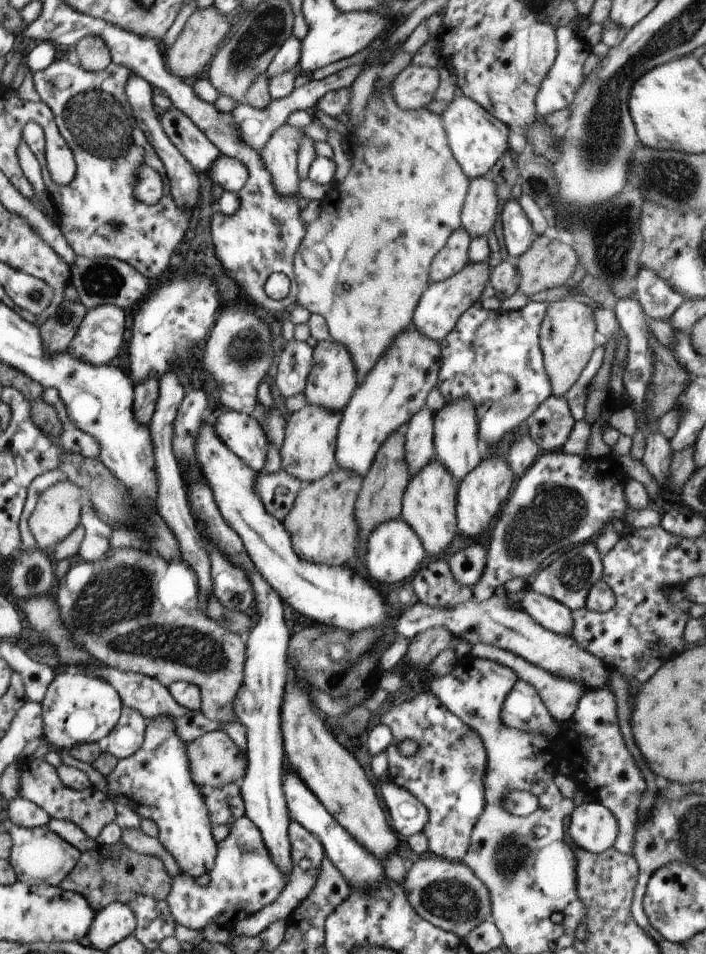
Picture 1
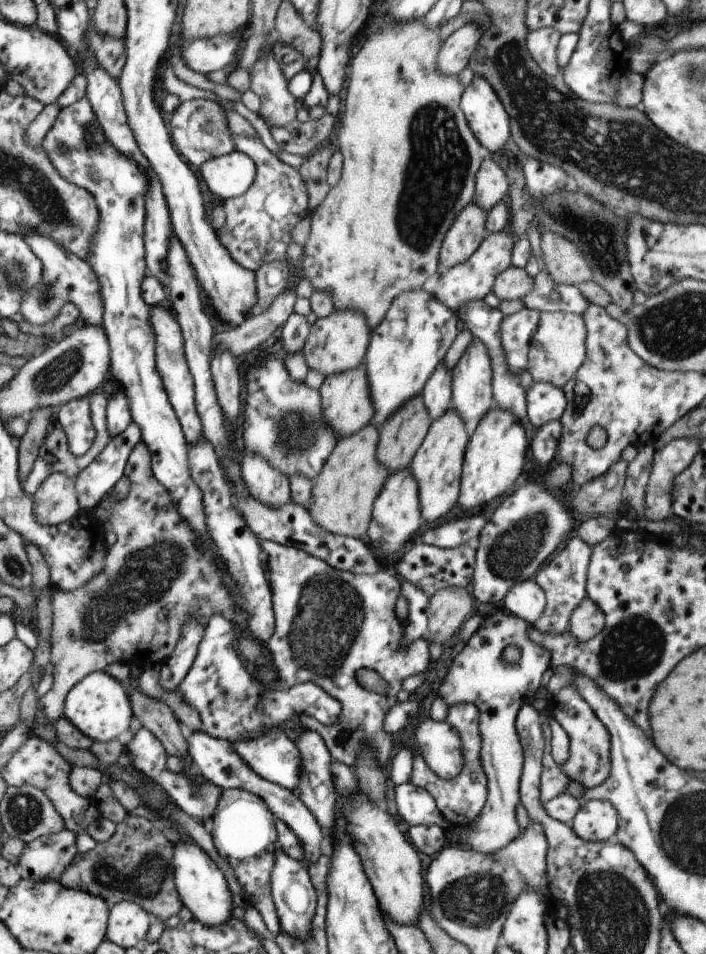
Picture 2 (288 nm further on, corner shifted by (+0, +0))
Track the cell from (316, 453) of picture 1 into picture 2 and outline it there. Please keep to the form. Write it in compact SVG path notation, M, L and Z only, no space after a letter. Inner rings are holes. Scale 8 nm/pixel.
M365 362L351 372L341 372L337 376L325 378L323 384L319 386L319 398L321 398L323 420L337 440L345 440L361 432L361 428L365 428L373 418L373 404L371 404L367 374L365 374Z

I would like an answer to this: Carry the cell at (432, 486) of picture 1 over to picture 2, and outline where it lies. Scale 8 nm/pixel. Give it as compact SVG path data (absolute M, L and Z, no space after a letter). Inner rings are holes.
M449 408L441 418L437 418L431 426L427 436L423 438L419 450L413 456L413 462L409 466L411 476L417 484L417 496L419 496L419 512L425 524L439 522L453 506L457 506L459 498L459 486L461 486L461 470L463 470L463 458L467 448L467 432L463 428L465 424L461 418Z

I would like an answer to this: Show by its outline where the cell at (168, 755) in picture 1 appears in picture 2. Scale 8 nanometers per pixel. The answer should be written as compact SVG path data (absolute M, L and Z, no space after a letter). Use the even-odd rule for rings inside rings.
M185 838L183 842L173 842L171 862L173 862L175 888L179 892L183 906L187 906L187 910L193 914L193 920L199 920L209 928L227 922L231 918L229 912L233 908L233 896L229 894L227 882L217 864L189 838Z

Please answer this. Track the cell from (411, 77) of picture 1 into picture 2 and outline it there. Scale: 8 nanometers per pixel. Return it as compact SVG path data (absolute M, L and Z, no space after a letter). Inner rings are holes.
M465 24L455 30L445 42L441 42L441 48L435 56L439 76L457 76L463 68L467 68L479 38L481 32L477 30L477 26Z

